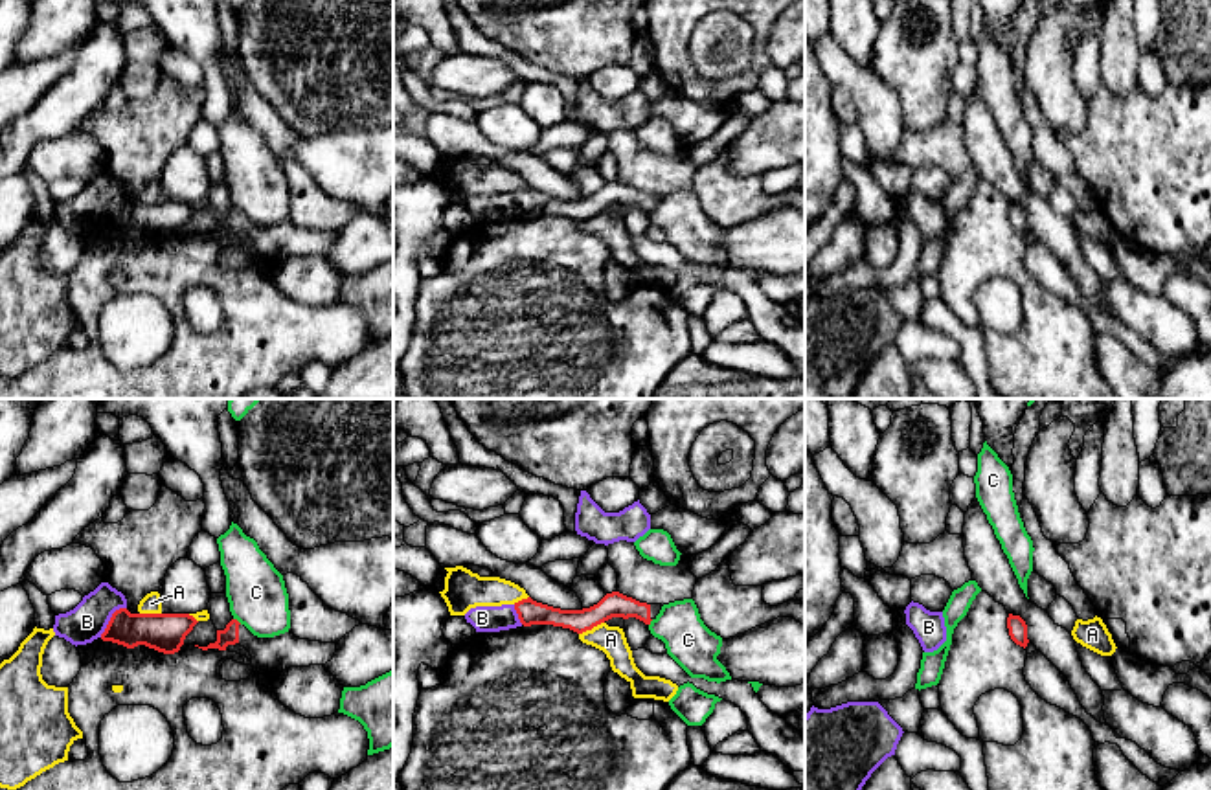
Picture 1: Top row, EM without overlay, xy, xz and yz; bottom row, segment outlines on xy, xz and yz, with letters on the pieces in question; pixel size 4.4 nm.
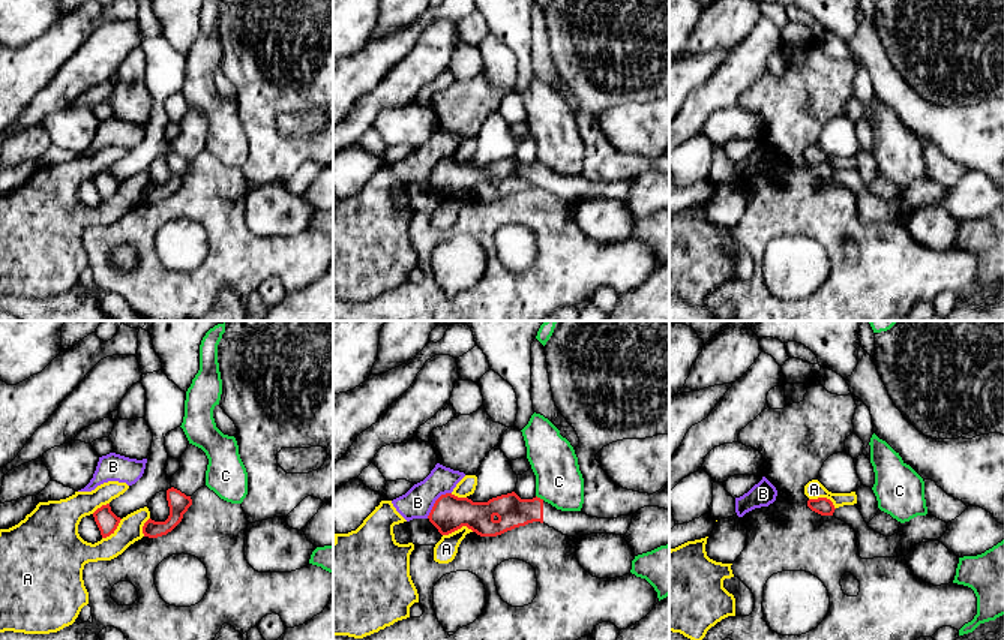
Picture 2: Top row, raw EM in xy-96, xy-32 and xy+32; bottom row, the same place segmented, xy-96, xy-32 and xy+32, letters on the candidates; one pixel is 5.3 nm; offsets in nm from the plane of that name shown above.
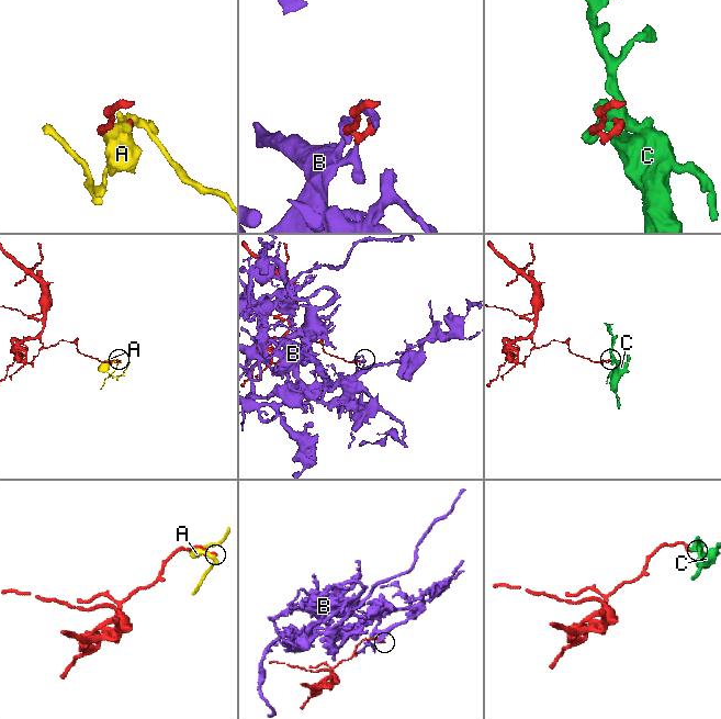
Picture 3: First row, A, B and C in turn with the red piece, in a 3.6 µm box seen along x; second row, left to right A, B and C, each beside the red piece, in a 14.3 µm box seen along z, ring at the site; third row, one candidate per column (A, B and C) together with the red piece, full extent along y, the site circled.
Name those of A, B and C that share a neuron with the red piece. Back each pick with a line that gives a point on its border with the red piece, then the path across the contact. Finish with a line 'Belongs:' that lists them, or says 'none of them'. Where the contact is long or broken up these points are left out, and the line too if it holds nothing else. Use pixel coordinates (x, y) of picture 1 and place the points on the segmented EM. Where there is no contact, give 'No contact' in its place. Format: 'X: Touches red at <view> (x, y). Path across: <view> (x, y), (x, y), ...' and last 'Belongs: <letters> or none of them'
Belongs: none of them

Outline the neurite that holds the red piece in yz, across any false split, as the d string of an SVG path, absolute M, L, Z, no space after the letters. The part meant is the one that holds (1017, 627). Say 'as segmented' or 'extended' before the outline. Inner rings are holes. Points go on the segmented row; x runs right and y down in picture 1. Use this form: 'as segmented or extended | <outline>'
as segmented | M1009 614L1007 617L1007 628L1009 628L1009 636L1011 639L1020 645L1020 647L1027 647L1029 639L1027 639L1027 625L1020 615L1013 615Z

